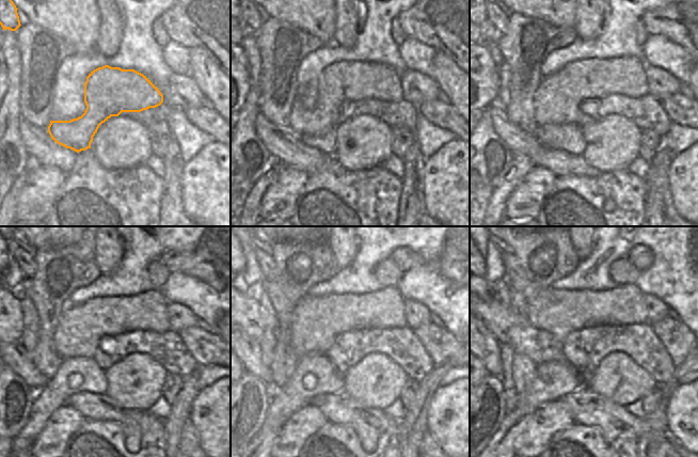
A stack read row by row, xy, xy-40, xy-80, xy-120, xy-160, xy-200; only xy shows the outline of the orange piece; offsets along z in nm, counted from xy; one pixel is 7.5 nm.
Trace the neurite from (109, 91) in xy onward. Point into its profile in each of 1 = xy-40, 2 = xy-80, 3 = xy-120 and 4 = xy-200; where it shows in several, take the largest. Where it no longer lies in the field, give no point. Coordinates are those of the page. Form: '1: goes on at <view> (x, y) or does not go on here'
1: goes on at xy-40 (344, 81)
2: goes on at xy-80 (556, 99)
3: goes on at xy-120 (80, 329)
4: goes on at xy-200 (559, 312)

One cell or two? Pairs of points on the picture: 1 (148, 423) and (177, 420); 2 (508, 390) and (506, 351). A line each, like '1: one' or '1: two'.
1: two
2: one

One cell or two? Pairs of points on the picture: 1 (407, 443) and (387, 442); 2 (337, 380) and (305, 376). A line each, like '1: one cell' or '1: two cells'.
1: two cells
2: one cell

